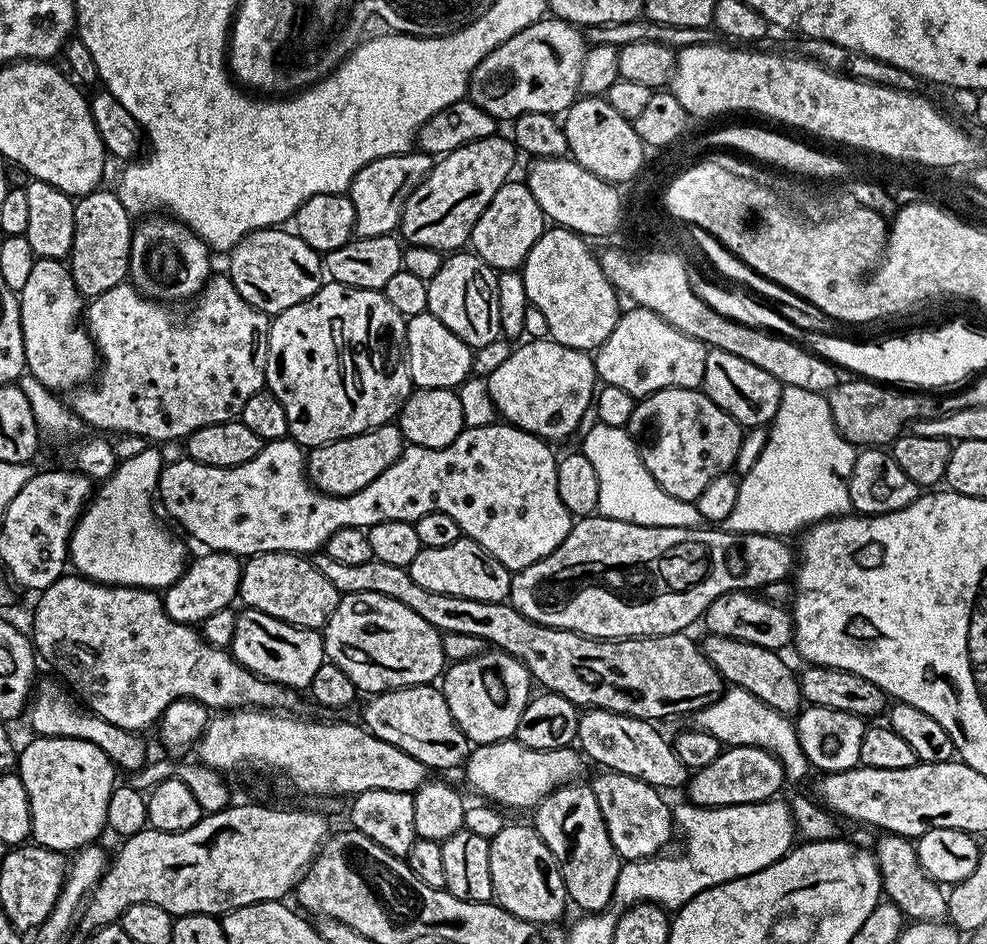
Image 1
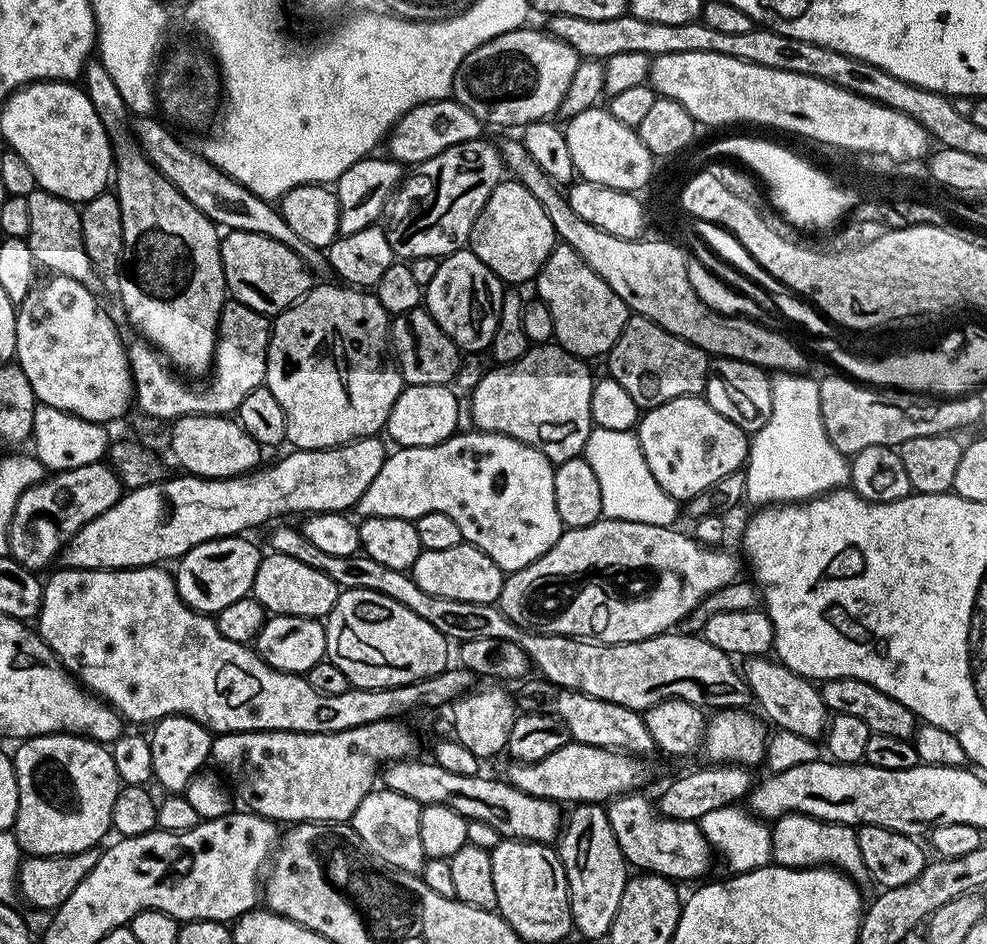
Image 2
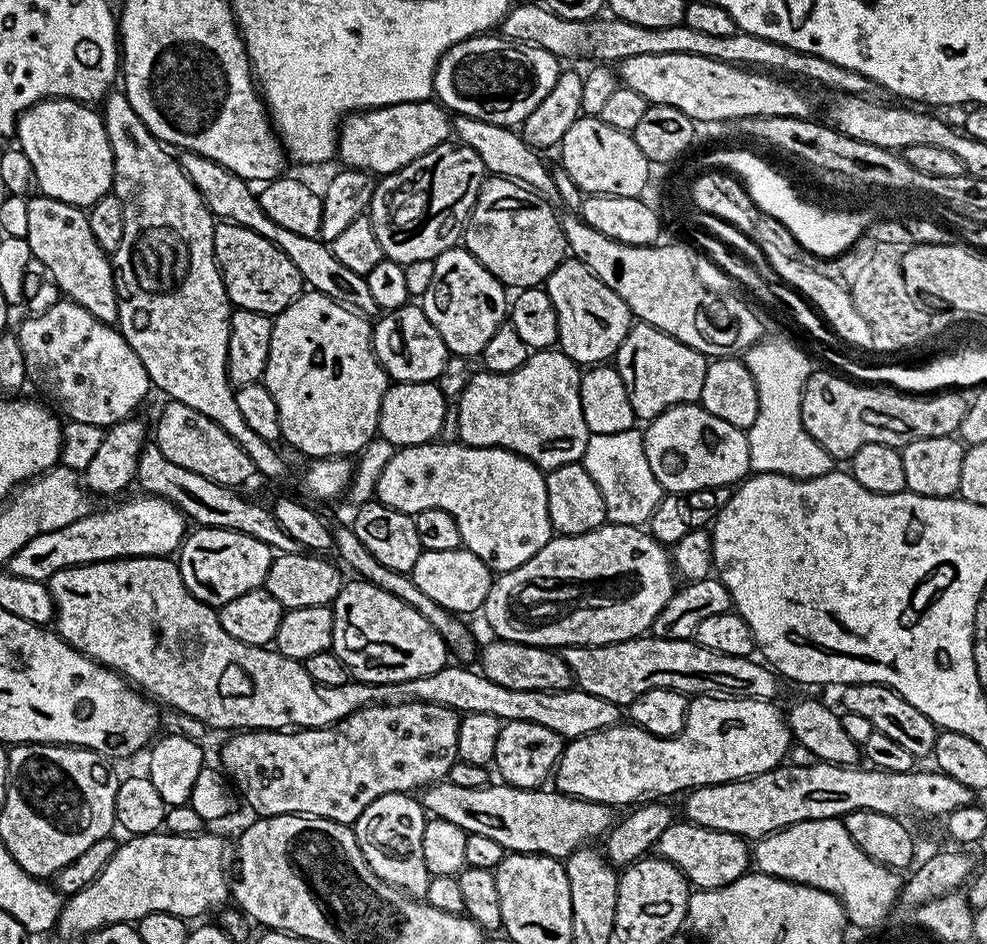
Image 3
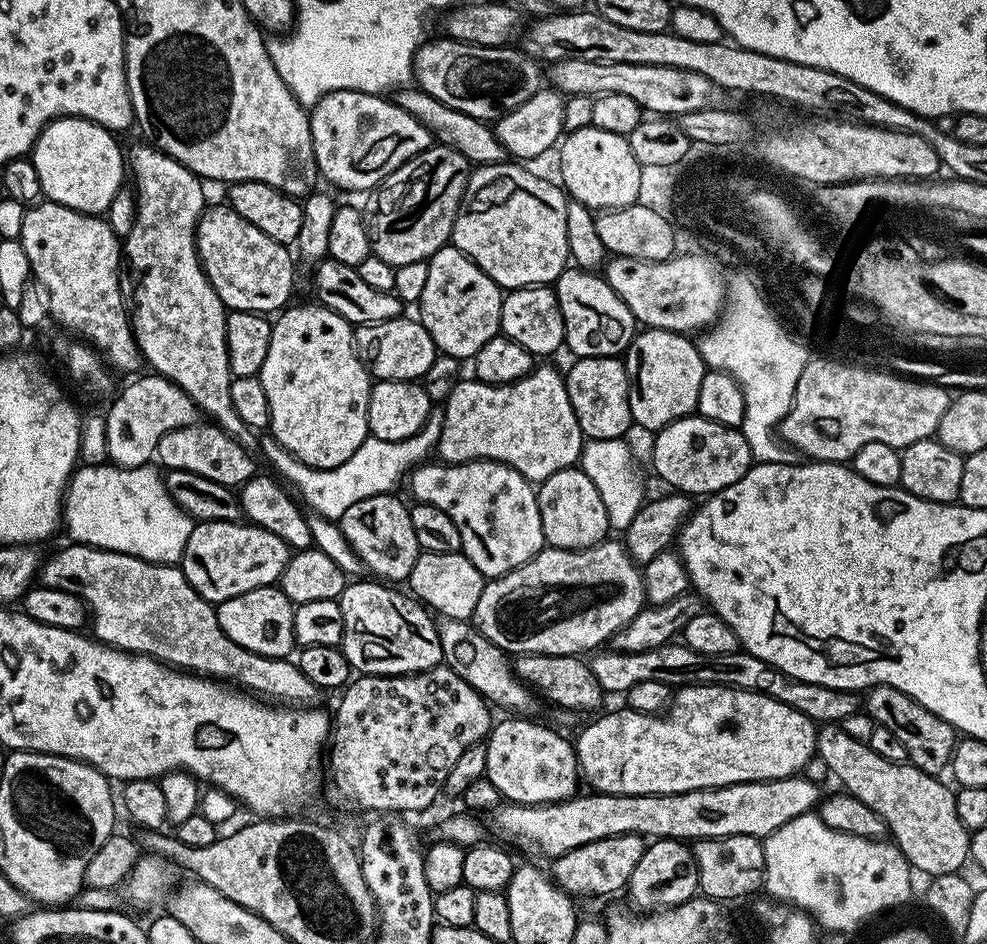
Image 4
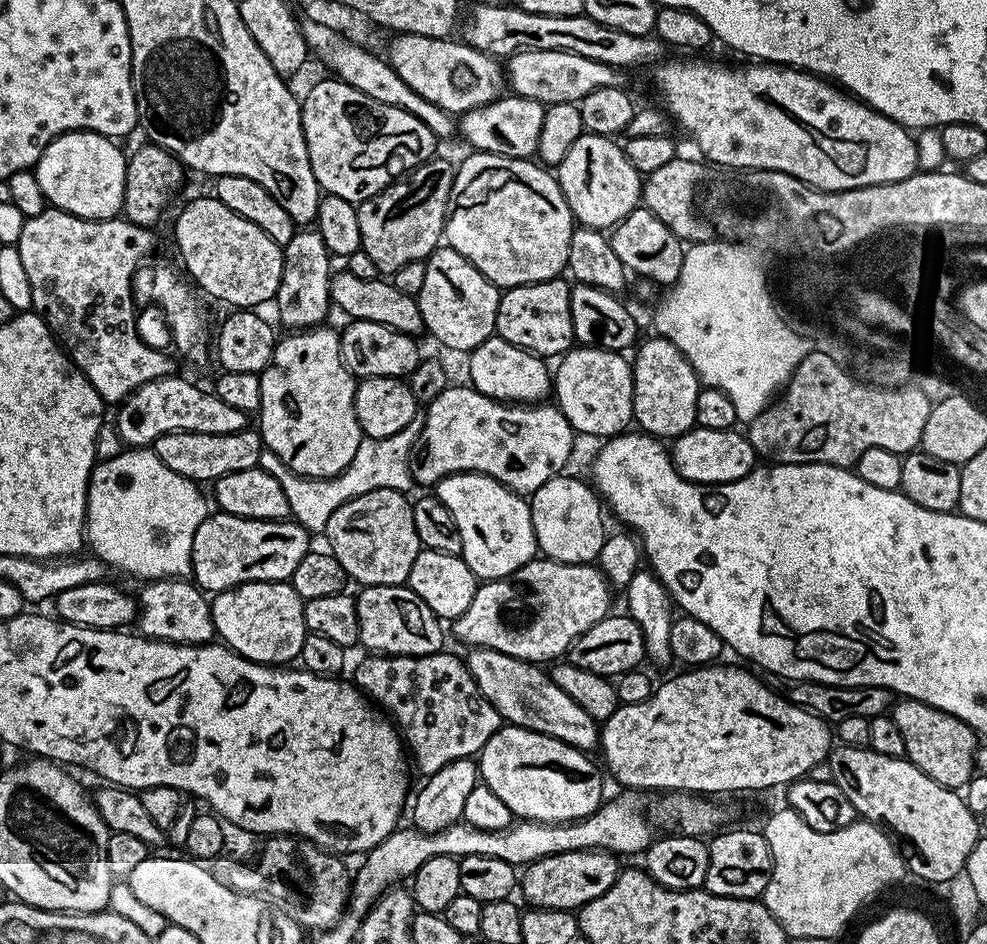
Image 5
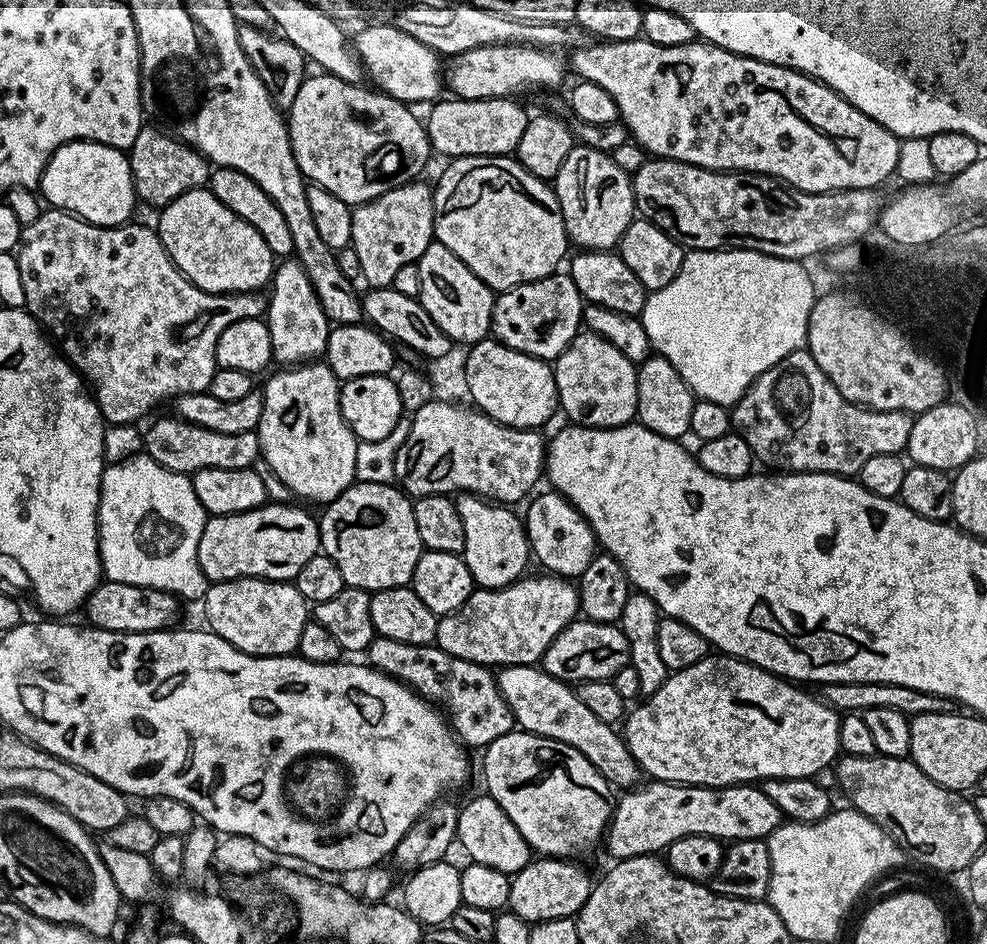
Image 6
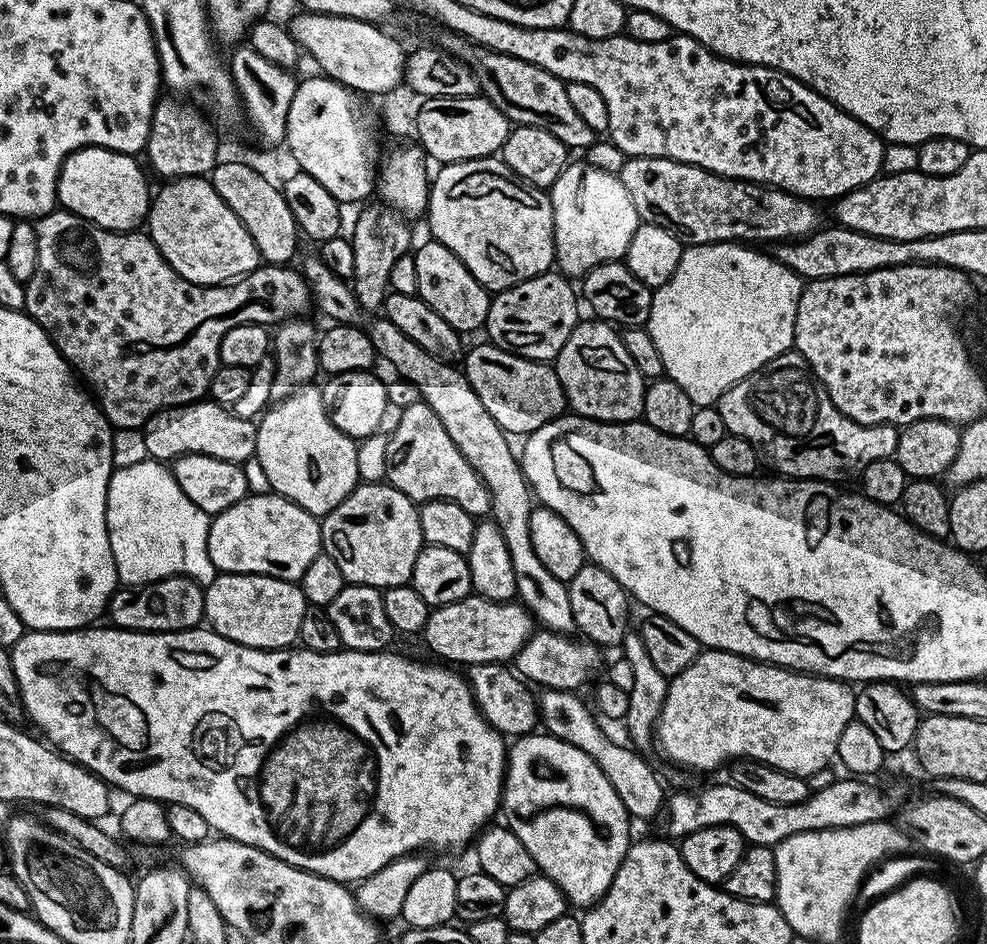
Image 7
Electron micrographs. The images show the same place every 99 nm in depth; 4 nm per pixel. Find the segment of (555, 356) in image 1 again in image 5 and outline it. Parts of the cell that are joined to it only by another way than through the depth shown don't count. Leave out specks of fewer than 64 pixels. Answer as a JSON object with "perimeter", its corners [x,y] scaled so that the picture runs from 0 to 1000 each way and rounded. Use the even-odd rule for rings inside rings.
{"perimeter":[[[459,406],[444,422],[432,429],[431,450],[422,461],[414,485],[414,498],[422,514],[441,515],[445,508],[465,500],[492,502],[509,515],[528,523],[538,523],[557,506],[568,503],[580,483],[582,459],[578,447],[567,438],[566,431],[559,426],[541,428],[512,428],[502,424],[484,412]]]}

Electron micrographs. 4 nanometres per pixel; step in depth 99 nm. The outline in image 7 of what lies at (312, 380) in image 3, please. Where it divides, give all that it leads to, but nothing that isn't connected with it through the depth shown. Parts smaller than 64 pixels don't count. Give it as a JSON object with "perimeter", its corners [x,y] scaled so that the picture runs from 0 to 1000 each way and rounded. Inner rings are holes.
{"perimeter":[[[310,407],[289,424],[281,424],[262,442],[257,486],[270,500],[275,520],[327,549],[359,520],[365,508],[362,467],[356,466],[330,439],[324,411]]]}

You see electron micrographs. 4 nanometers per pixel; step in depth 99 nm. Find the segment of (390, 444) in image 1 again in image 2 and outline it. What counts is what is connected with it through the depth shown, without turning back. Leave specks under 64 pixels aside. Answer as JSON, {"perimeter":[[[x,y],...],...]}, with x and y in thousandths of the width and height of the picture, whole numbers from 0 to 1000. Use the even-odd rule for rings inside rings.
{"perimeter":[[[384,461],[368,462],[366,466],[356,466],[354,470],[343,470],[326,477],[301,475],[293,478],[293,483],[285,485],[273,496],[248,500],[246,504],[234,504],[232,508],[209,508],[205,504],[181,502],[175,508],[163,507],[156,513],[127,520],[122,531],[105,544],[99,544],[87,557],[80,559],[65,577],[59,593],[66,602],[149,602],[162,600],[166,593],[181,594],[197,578],[210,572],[220,572],[222,568],[242,568],[250,565],[250,559],[259,559],[271,551],[288,549],[291,542],[315,544],[317,542],[347,542],[360,539],[362,532],[371,523],[371,515],[383,506],[394,476]]]}

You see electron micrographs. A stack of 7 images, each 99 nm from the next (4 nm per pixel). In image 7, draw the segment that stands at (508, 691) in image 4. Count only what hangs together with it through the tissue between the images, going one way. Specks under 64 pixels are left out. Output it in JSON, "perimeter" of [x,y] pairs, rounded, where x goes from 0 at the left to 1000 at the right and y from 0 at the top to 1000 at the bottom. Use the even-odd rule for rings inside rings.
{"perimeter":[[[550,730],[545,737],[545,763],[550,774],[586,790],[586,794],[595,799],[608,813],[610,820],[614,820],[618,833],[622,833],[622,841],[630,845],[630,854],[641,870],[661,869],[668,860],[670,863],[675,856],[675,838],[673,839],[668,820],[657,810],[656,803],[643,791],[631,792],[630,789],[623,788],[608,772],[609,764],[602,757],[601,751],[597,747],[596,751],[586,737],[583,732]]]}

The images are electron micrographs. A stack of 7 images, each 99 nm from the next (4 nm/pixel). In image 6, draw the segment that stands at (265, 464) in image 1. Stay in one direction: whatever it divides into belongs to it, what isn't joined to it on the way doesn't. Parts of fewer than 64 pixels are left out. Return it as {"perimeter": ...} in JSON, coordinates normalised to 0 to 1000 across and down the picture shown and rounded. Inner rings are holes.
{"perimeter":[[[466,523],[461,526],[464,536],[464,544],[468,544],[468,557],[472,557],[472,578],[469,583],[470,594],[476,604],[479,615],[487,623],[512,623],[520,619],[522,614],[532,609],[535,593],[537,597],[537,582],[535,578],[535,567],[531,565],[531,552],[526,546],[523,547],[518,537],[504,534],[489,525],[477,523]]]}

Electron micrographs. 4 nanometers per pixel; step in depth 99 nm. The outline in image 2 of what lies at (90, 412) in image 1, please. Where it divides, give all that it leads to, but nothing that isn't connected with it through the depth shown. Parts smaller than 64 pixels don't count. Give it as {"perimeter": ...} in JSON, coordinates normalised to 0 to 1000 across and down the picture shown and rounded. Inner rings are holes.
{"perimeter":[[[238,320],[228,321],[226,328],[223,329],[223,349],[219,352],[219,378],[215,380],[215,388],[213,391],[213,399],[215,398],[215,404],[212,405],[208,411],[199,412],[195,405],[186,405],[190,407],[178,407],[179,397],[175,394],[169,381],[150,363],[149,360],[145,358],[138,358],[135,364],[131,363],[129,365],[131,388],[134,392],[134,404],[137,407],[136,416],[136,428],[137,431],[142,431],[144,435],[150,441],[155,441],[158,445],[170,445],[169,447],[177,447],[180,443],[185,441],[230,441],[232,439],[238,438],[242,433],[245,422],[249,422],[249,417],[253,417],[253,413],[264,410],[268,406],[267,397],[270,396],[270,383],[272,382],[272,360],[276,357],[276,350],[274,346],[273,336],[268,335],[265,331],[258,331],[253,324],[248,322],[240,322]]]}

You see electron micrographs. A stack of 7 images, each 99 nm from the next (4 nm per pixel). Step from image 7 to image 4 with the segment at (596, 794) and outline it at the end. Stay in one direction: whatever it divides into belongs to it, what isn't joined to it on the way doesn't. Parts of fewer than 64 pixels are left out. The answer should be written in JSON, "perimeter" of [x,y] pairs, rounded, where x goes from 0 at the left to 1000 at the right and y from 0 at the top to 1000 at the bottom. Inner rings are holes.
{"perimeter":[[[517,761],[521,763],[511,763],[502,768],[498,774],[492,781],[492,824],[496,828],[501,828],[501,833],[506,837],[508,844],[512,849],[520,852],[564,852],[566,847],[575,847],[579,843],[585,842],[584,826],[589,825],[590,819],[584,811],[584,793],[579,783],[574,784],[571,780],[566,780],[559,771],[554,771],[551,767],[542,767],[539,763],[531,763],[535,761]]]}

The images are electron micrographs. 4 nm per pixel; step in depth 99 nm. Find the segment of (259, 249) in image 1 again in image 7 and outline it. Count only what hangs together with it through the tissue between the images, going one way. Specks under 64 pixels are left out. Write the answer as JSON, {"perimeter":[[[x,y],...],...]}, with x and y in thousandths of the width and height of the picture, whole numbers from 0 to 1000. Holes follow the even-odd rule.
{"perimeter":[[[206,186],[169,192],[162,204],[153,209],[148,234],[148,249],[184,294],[195,301],[225,301],[242,297],[264,283],[261,261],[241,235],[241,227],[221,210],[214,190]]]}

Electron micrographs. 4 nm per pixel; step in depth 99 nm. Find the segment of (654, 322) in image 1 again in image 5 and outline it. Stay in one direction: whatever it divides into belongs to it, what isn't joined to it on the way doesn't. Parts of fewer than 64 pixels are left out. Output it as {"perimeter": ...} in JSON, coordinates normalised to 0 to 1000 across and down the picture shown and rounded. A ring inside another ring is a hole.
{"perimeter":[[[668,354],[662,357],[662,360],[655,361],[652,365],[649,363],[643,370],[644,381],[642,377],[639,382],[640,443],[647,457],[670,467],[680,468],[706,452],[705,431],[711,408],[703,388],[699,388],[699,383],[691,375],[691,371],[683,367],[683,362],[674,360]]]}

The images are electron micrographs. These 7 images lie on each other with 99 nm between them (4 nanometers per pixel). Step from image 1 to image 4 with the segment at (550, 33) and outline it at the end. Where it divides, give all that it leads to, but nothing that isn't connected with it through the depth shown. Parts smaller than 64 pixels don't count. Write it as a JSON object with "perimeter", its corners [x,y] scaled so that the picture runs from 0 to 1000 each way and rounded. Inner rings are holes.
{"perimeter":[[[445,40],[435,41],[426,48],[419,60],[419,85],[426,94],[456,112],[460,117],[468,117],[468,121],[476,121],[480,125],[491,129],[502,129],[512,123],[517,117],[529,112],[549,92],[549,72],[542,64],[538,64],[531,55],[523,49],[512,49],[510,51],[497,51],[496,49],[480,49],[469,47],[463,42]]]}

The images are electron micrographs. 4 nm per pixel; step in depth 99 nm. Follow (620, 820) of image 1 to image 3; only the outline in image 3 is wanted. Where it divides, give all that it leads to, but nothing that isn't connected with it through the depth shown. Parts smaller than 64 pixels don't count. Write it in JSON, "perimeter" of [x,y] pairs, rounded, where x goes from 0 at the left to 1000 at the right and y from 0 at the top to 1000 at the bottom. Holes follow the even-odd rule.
{"perimeter":[[[682,871],[675,879],[671,879],[671,888],[667,888],[663,903],[670,911],[680,913],[696,930],[702,942],[740,939],[740,934],[748,934],[748,930],[758,927],[760,894],[755,887],[712,877],[700,871],[692,872]]]}

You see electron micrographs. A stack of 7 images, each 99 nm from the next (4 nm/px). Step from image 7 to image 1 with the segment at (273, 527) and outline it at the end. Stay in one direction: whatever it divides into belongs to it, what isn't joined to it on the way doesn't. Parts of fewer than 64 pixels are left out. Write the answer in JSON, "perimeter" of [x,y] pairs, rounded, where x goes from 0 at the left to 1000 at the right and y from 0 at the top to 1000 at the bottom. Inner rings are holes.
{"perimeter":[[[208,584],[199,594],[187,601],[186,607],[172,622],[165,624],[164,635],[168,650],[181,661],[202,663],[217,646],[232,643],[243,626],[244,590],[227,585]]]}

